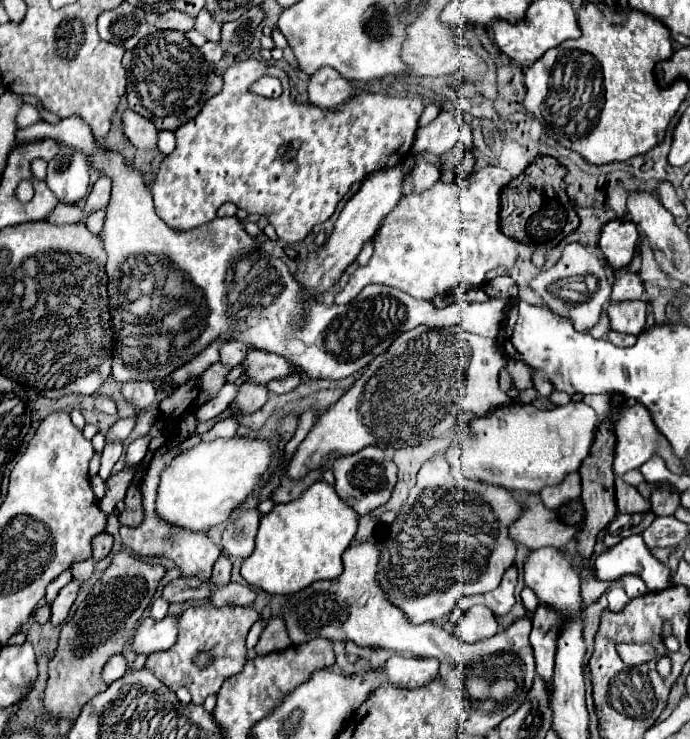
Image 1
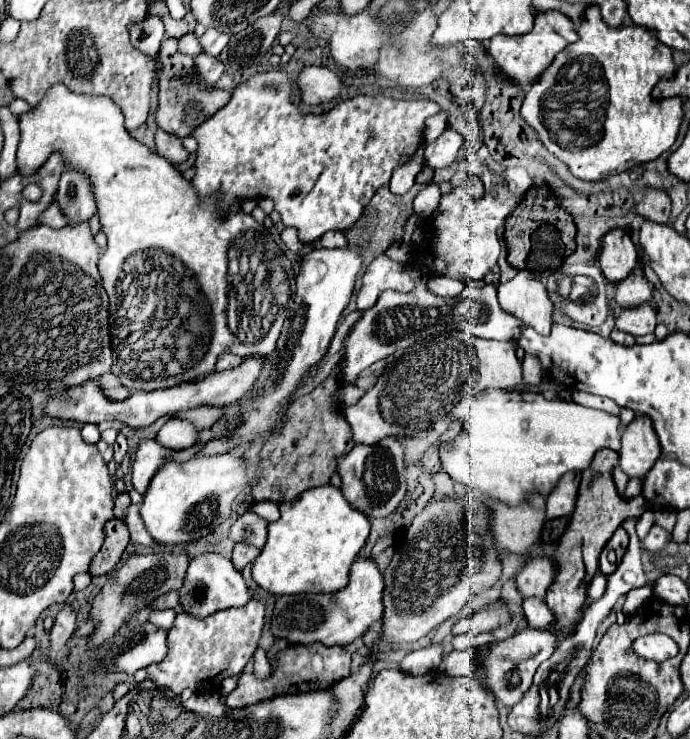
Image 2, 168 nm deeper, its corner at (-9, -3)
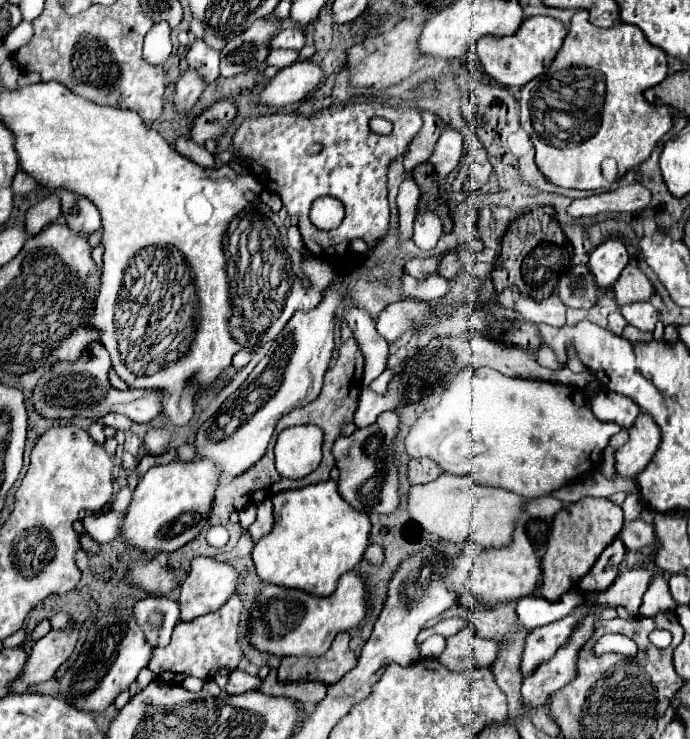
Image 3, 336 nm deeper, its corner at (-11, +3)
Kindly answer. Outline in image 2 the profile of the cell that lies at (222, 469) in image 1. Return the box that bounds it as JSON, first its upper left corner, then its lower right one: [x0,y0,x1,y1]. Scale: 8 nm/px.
[140,453,246,545]

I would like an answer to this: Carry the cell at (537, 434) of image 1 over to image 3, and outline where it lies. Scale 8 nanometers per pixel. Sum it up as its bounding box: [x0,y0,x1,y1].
[406,367,620,499]

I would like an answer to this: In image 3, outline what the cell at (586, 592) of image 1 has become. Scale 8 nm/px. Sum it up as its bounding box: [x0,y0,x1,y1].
[542,497,624,601]

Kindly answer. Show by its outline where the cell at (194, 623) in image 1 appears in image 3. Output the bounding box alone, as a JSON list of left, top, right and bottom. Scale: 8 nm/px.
[148,595,246,685]

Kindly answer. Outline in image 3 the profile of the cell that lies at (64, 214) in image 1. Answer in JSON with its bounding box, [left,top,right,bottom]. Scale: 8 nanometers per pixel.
[26,193,60,235]

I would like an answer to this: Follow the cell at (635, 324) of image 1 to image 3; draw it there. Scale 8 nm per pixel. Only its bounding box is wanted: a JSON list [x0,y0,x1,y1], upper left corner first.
[620,303,658,331]

